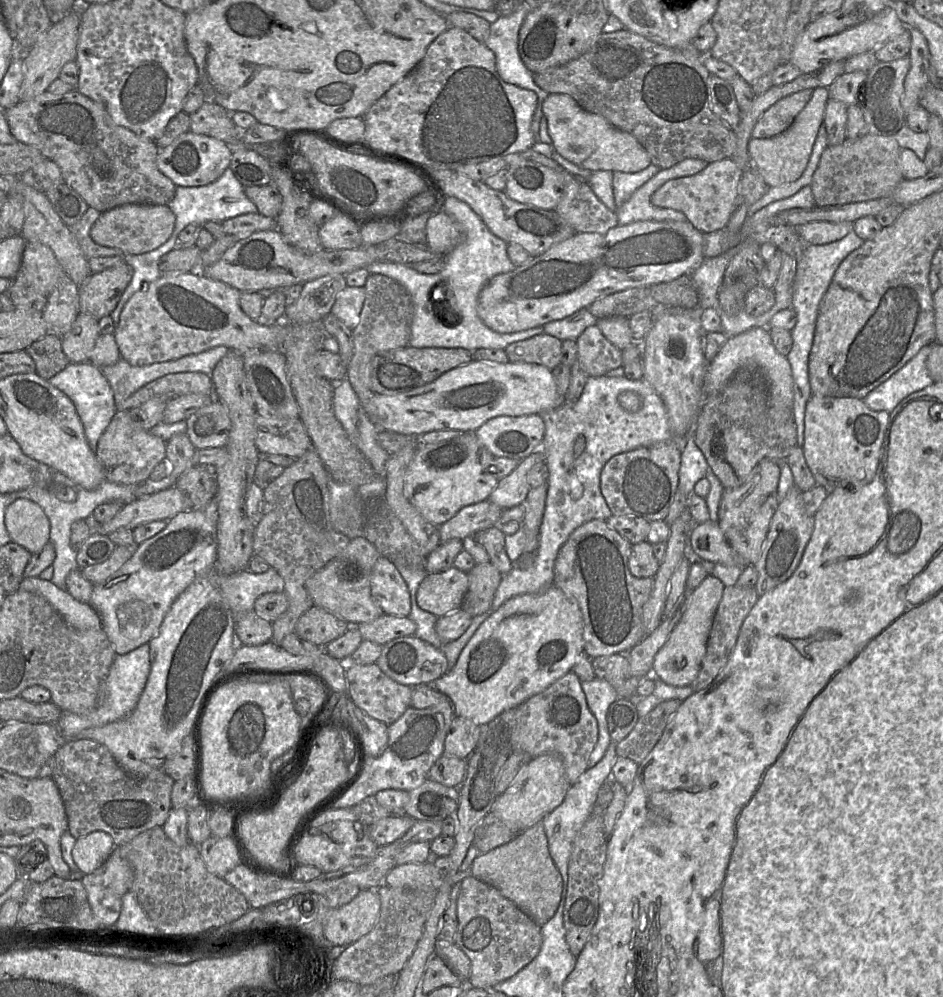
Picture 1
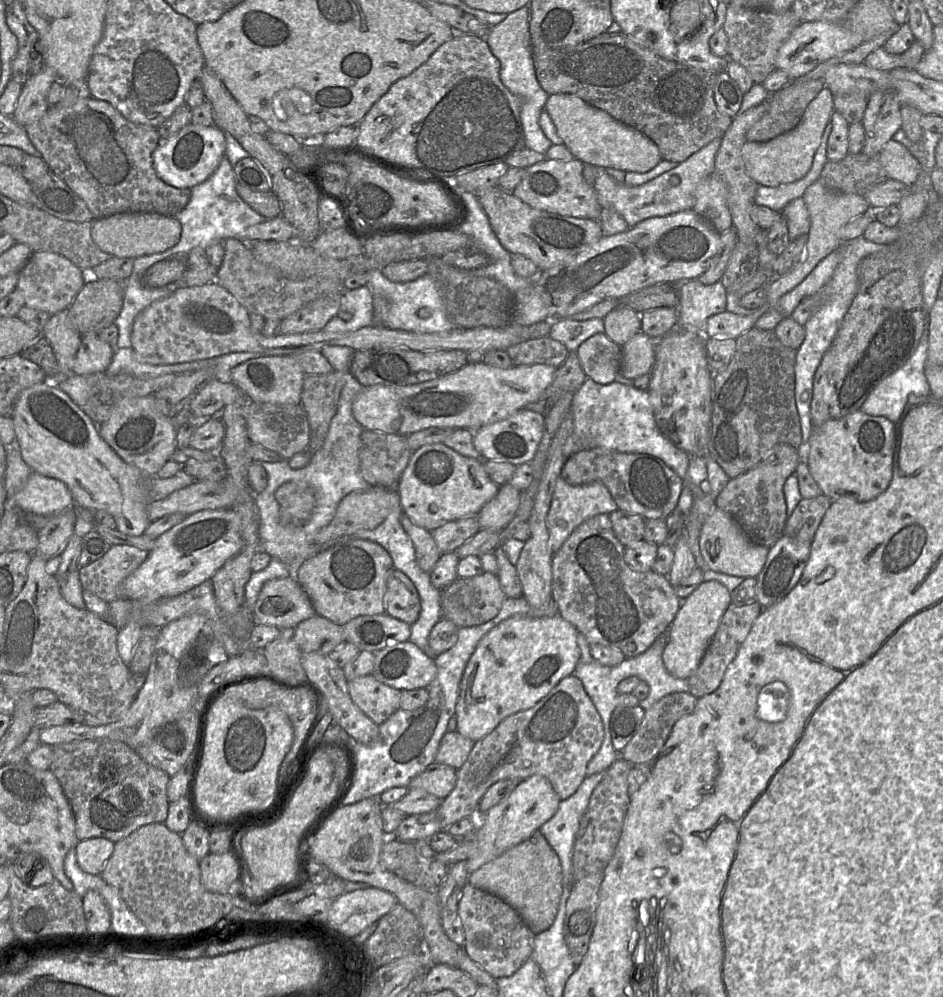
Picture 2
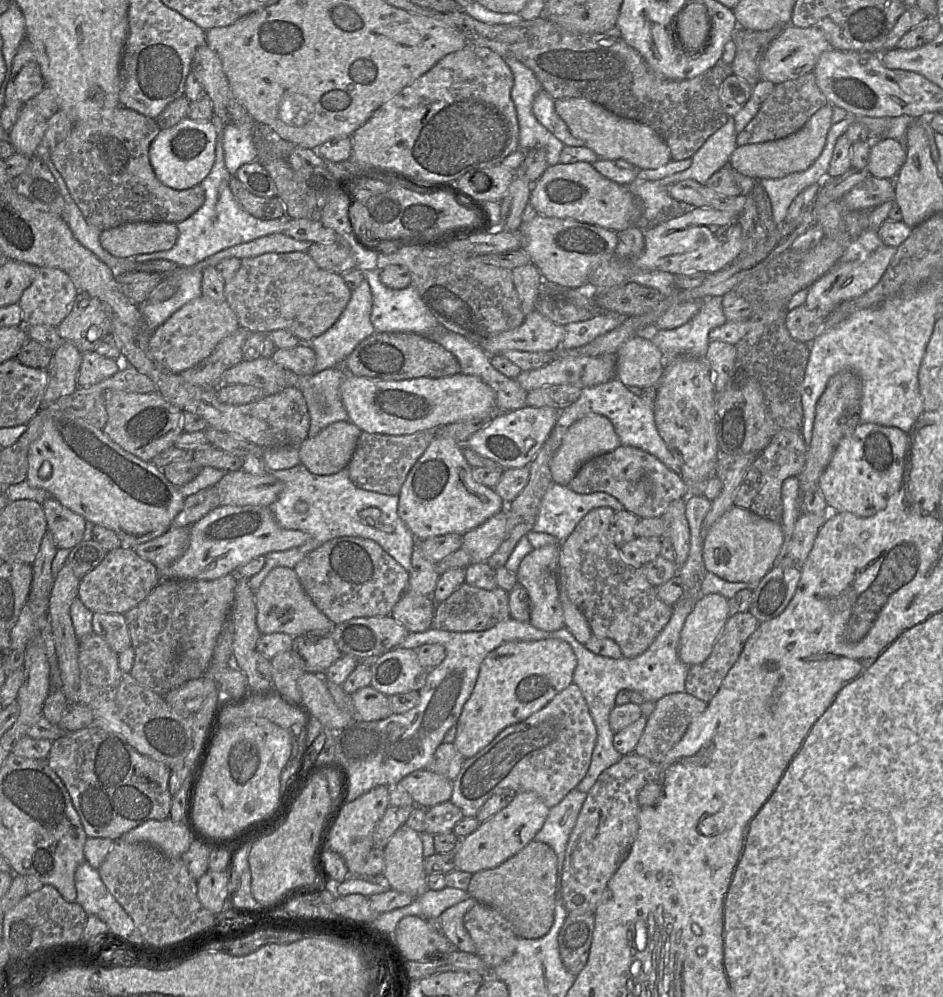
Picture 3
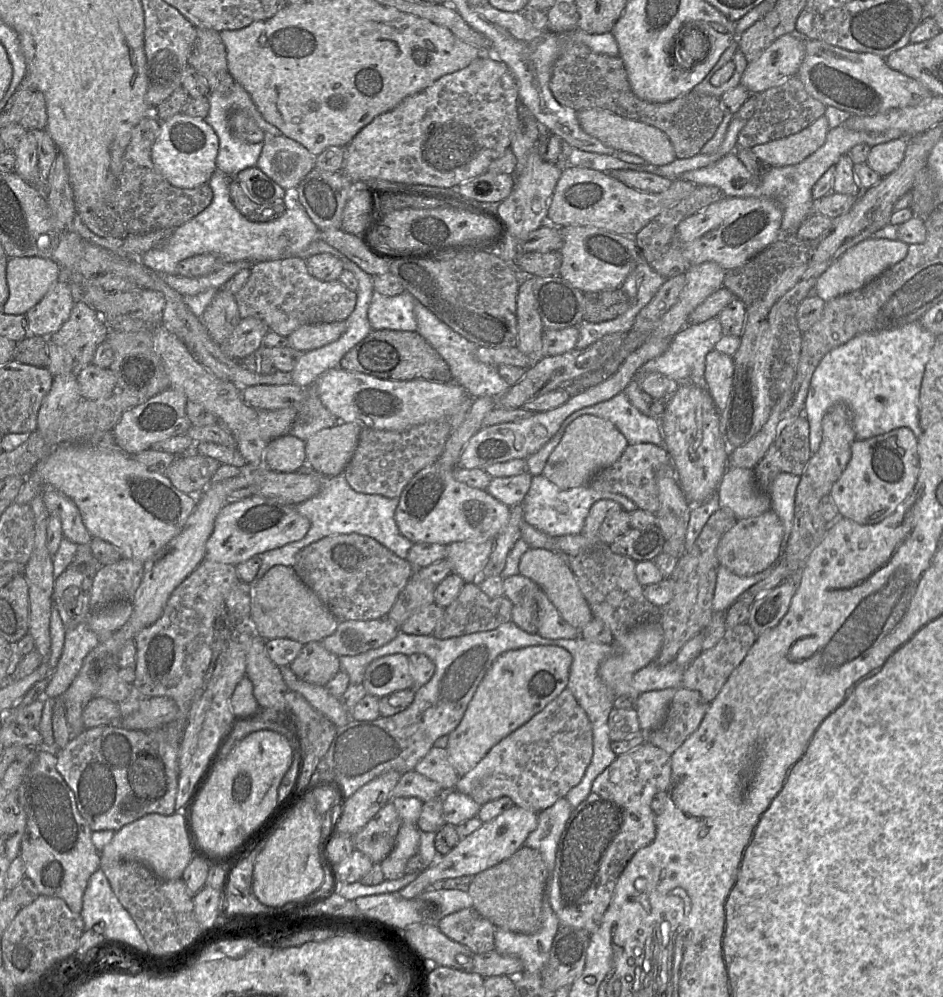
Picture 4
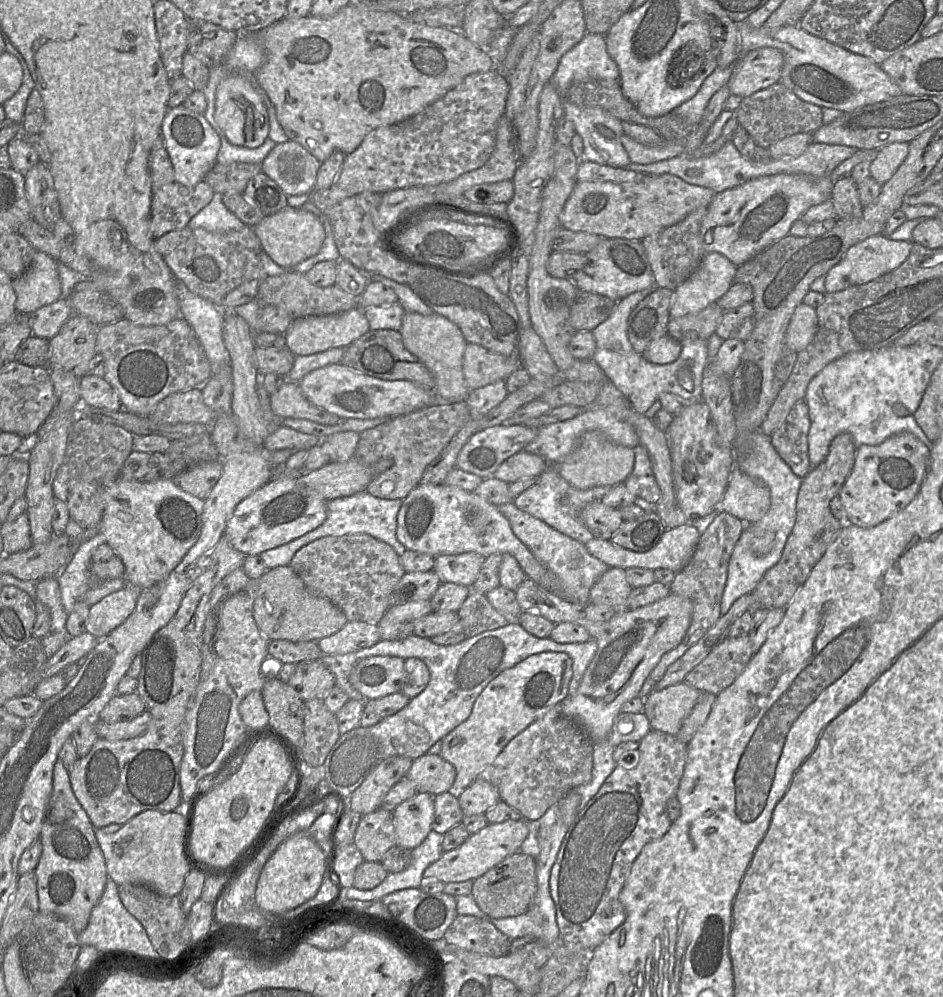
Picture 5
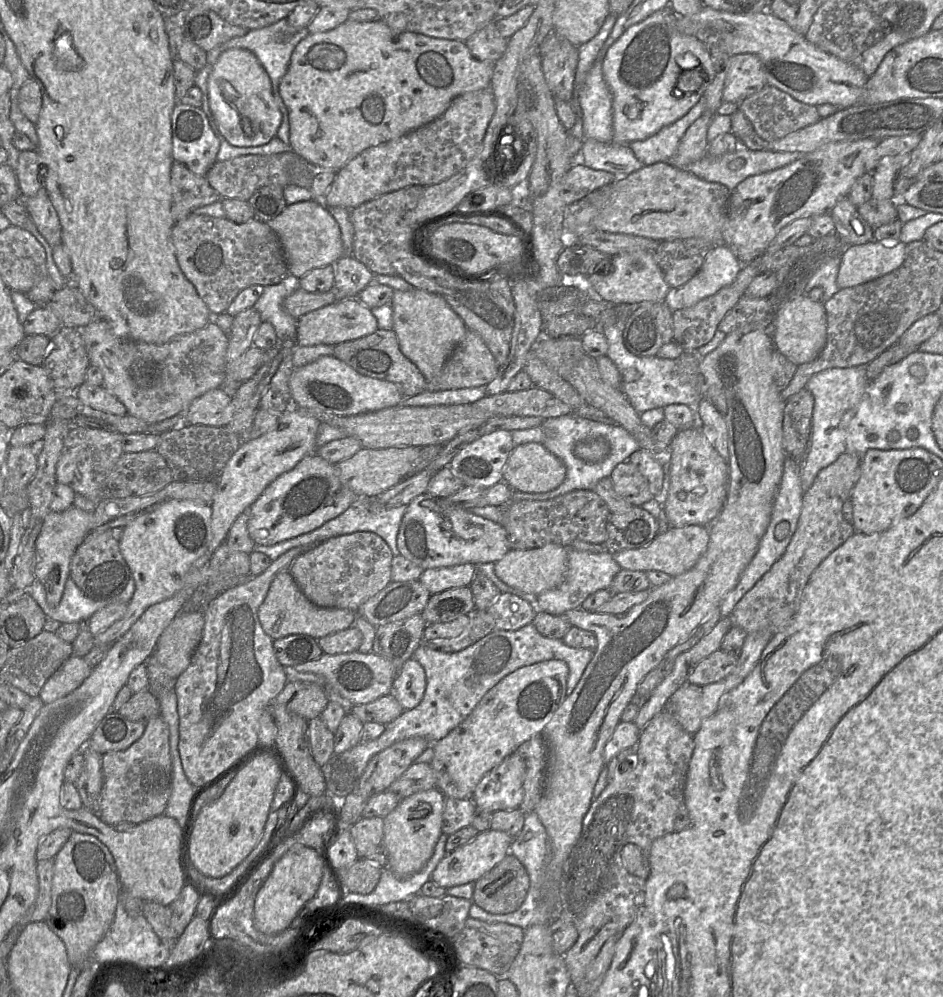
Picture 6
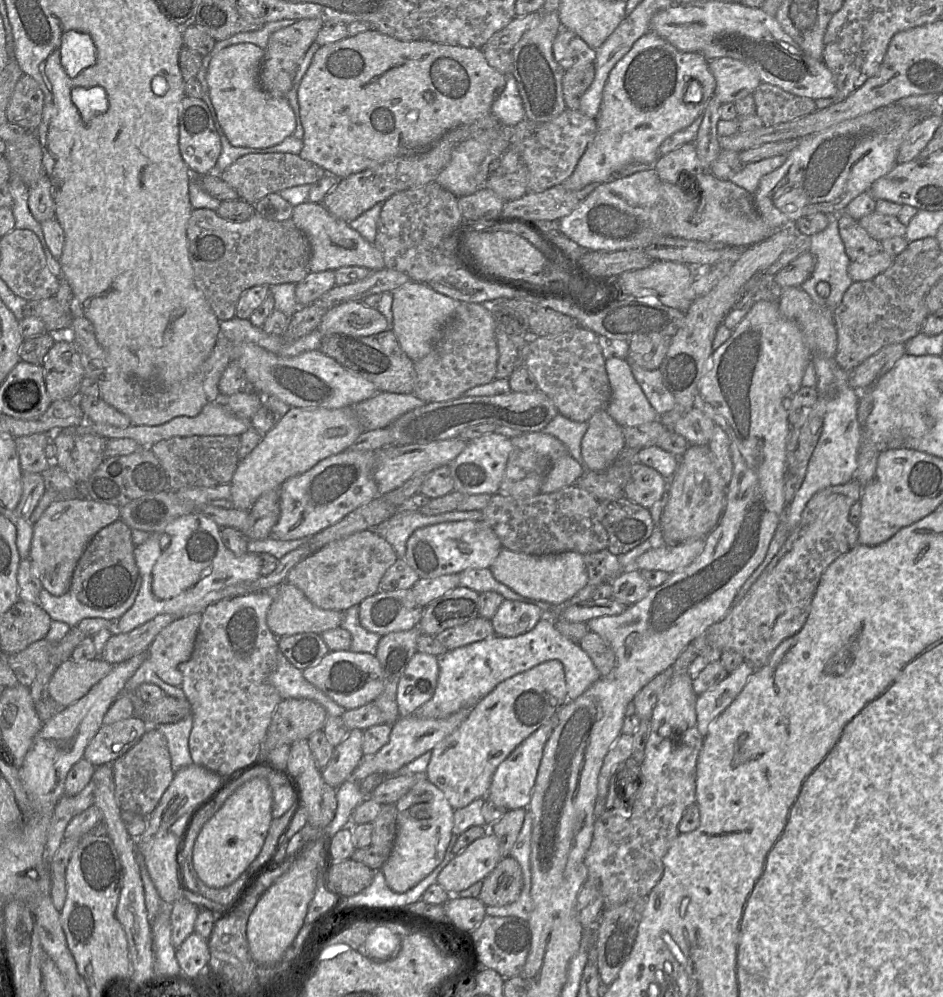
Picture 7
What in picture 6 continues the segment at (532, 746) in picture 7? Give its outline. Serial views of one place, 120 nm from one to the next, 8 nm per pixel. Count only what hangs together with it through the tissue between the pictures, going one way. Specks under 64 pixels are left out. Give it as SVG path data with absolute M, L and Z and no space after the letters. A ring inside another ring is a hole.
M516 752L510 754L476 786L471 800L477 810L495 812L519 808L524 797L525 774L524 759Z

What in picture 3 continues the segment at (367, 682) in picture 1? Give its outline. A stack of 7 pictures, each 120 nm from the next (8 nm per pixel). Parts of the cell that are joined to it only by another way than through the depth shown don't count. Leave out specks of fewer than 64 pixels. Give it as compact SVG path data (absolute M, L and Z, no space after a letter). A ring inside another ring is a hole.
M371 685L351 695L355 708L355 719L366 722L386 719L391 715L389 698Z

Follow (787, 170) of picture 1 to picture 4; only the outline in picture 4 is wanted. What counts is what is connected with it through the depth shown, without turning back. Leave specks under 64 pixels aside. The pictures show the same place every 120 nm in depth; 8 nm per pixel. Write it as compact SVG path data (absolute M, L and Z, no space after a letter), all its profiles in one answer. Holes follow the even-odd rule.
M825 114L798 133L751 148L755 156L772 167L794 165L813 154L830 130Z

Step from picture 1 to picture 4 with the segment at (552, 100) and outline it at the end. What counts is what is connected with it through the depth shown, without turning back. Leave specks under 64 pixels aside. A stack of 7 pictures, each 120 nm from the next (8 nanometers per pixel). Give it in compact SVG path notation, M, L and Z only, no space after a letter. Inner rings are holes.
M585 109L577 113L582 129L615 151L625 151L642 157L647 164L663 166L677 157L668 136L660 129L641 121L628 119L603 109Z

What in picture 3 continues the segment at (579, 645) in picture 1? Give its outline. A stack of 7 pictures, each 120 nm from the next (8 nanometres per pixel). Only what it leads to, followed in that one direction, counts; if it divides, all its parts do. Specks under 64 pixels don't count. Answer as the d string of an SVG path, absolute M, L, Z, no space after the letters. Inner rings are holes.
M557 638L509 641L489 652L456 722L456 749L465 759L476 755L504 728L525 720L570 685L576 666L570 644Z

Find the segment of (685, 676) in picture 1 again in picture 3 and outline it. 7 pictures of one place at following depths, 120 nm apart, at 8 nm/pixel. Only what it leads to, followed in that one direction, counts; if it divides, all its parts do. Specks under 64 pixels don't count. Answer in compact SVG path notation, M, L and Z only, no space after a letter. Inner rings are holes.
M716 593L702 596L687 616L680 633L678 655L688 666L700 664L711 653L728 617L728 599Z

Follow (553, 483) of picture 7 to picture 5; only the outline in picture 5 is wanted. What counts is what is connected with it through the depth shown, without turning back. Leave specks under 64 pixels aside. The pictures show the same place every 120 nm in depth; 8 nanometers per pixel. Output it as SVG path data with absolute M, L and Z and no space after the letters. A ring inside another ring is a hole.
M522 450L503 461L492 478L511 484L523 478L539 477L548 467L541 456Z

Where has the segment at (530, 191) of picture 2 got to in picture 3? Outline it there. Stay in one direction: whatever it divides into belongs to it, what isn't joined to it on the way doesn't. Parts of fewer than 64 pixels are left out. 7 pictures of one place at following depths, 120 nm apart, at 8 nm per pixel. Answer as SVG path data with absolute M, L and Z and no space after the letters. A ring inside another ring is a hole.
M587 162L548 166L532 185L529 205L542 216L575 220L614 232L638 225L642 217L640 202L628 188L605 178Z

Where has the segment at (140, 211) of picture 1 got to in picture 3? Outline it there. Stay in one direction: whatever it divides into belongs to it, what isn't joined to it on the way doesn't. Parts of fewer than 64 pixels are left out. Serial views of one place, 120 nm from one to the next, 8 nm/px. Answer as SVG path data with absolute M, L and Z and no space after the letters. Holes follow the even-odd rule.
M134 222L102 230L100 243L113 256L127 258L169 250L178 237L179 230L175 223Z

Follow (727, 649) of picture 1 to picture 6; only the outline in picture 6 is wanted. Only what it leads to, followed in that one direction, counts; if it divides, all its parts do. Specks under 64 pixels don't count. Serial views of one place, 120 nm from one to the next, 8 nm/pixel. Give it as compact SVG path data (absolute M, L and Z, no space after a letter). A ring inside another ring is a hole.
M718 649L691 670L687 681L701 686L719 682L733 672L737 662L738 655Z

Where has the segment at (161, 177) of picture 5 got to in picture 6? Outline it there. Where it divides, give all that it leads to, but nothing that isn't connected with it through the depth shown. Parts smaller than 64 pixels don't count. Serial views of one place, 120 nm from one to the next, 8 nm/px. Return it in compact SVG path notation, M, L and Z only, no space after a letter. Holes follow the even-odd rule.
M174 161L171 168L172 206L171 215L175 223L186 219L197 208L221 200L206 176L198 176L185 165Z

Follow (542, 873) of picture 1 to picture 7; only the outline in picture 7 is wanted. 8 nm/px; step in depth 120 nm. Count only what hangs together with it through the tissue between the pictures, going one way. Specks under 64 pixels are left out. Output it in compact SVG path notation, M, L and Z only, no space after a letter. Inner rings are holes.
M510 855L503 858L483 880L478 899L485 906L505 906L515 902L523 886L522 870Z

